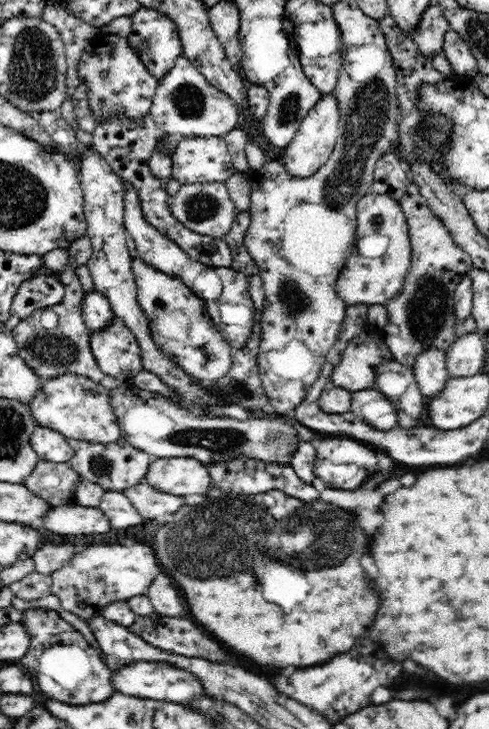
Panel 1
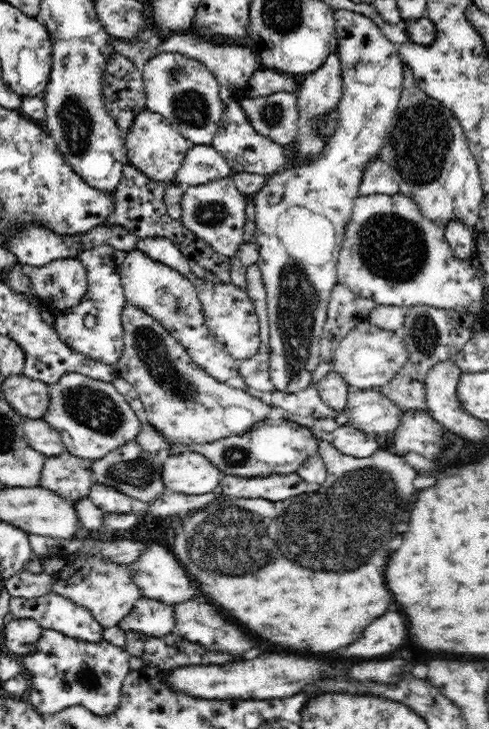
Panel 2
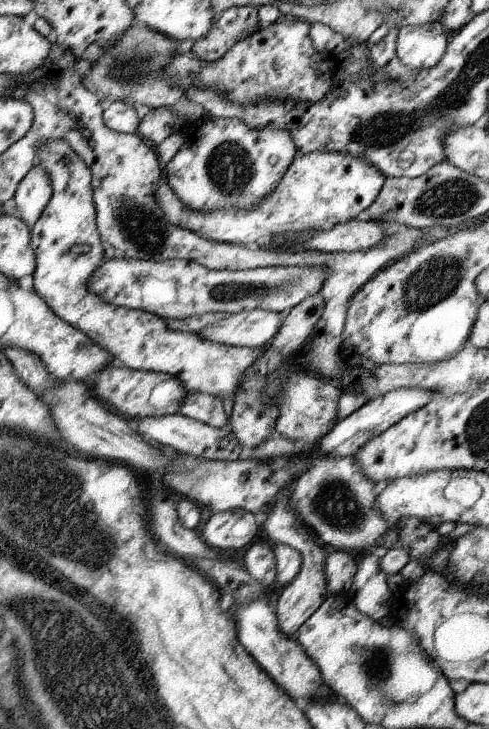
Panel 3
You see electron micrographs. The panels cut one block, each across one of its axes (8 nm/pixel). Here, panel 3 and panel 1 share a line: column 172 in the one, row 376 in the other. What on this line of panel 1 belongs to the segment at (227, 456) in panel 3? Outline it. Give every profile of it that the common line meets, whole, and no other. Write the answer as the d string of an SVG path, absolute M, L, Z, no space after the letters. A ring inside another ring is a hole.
M436 346L423 347L415 356L413 373L418 388L426 399L438 396L450 377L445 361L446 353Z

